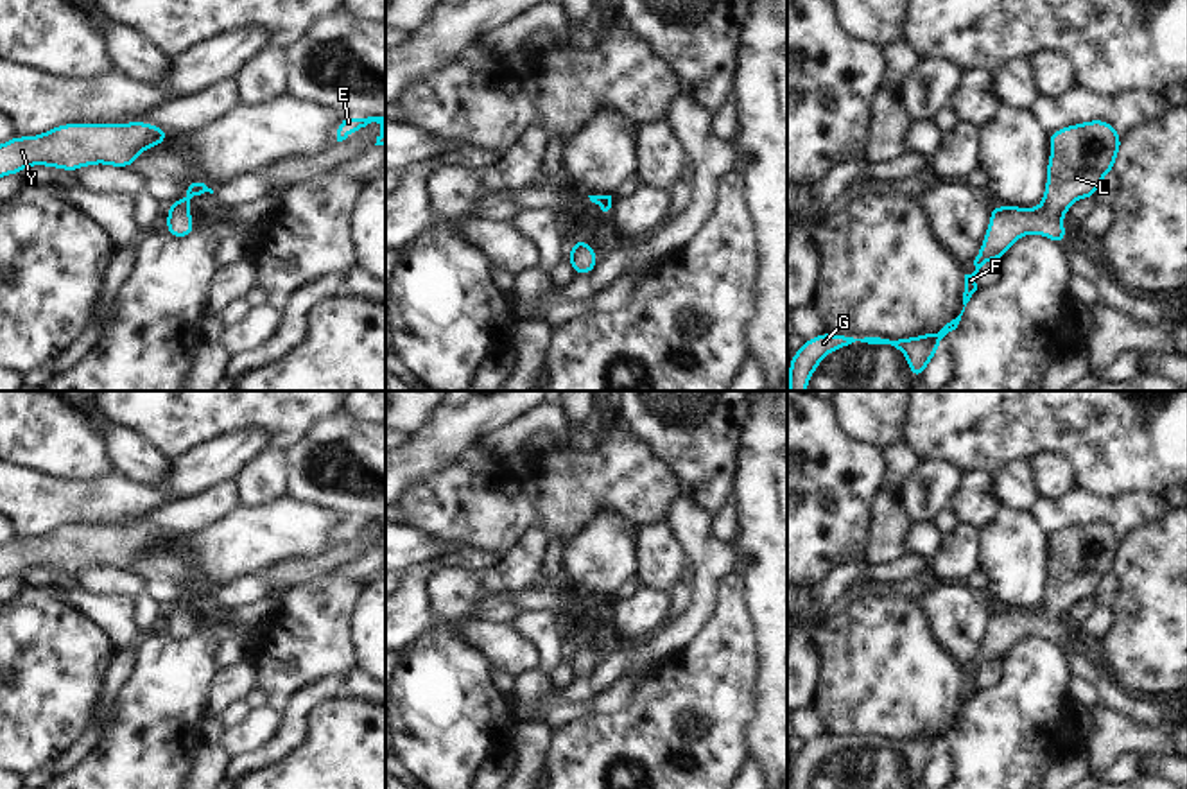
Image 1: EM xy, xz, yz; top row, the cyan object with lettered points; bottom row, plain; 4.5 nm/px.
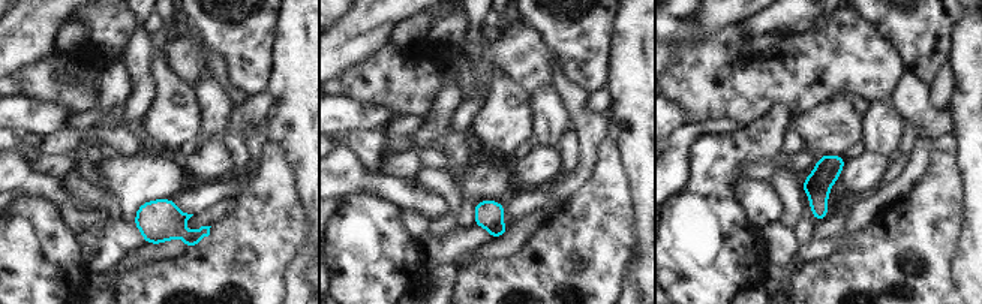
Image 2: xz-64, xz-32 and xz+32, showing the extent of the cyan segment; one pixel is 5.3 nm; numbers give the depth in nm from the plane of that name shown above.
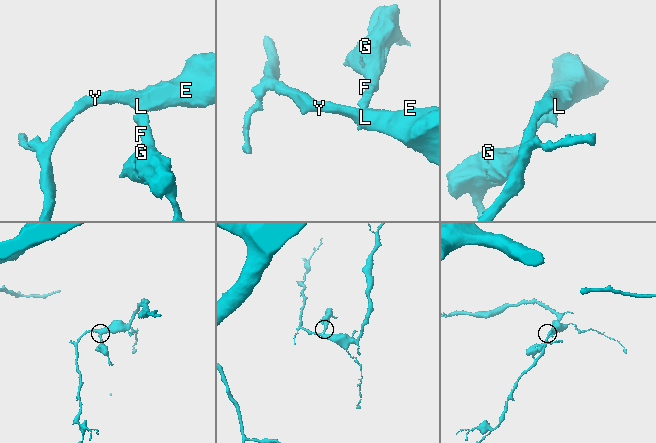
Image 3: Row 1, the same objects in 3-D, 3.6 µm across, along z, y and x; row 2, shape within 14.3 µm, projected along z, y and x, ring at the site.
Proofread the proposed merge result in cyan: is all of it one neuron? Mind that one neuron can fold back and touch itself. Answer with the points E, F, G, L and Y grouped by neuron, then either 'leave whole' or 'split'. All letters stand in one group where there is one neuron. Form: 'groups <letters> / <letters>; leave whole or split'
groups E F G L Y; leave whole

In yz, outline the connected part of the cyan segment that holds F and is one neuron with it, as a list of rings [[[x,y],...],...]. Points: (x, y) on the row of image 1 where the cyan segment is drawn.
[[[1088,120],[1049,133],[1049,143],[1044,203],[1033,210],[993,204],[990,226],[974,260],[975,271],[965,274],[965,307],[977,290],[979,269],[990,260],[1002,260],[1022,235],[1036,233],[1056,244],[1065,242],[1061,217],[1074,201],[1096,197],[1103,178],[1115,167],[1122,138],[1110,122]]]

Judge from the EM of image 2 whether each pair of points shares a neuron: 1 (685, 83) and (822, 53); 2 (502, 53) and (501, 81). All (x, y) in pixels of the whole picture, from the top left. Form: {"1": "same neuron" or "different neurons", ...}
{"1": "same neuron", "2": "different neurons"}

